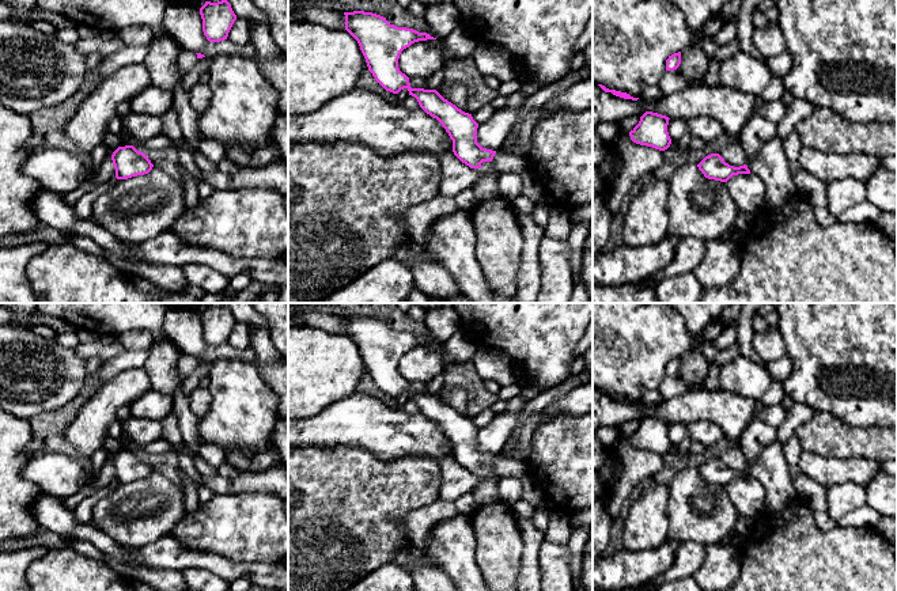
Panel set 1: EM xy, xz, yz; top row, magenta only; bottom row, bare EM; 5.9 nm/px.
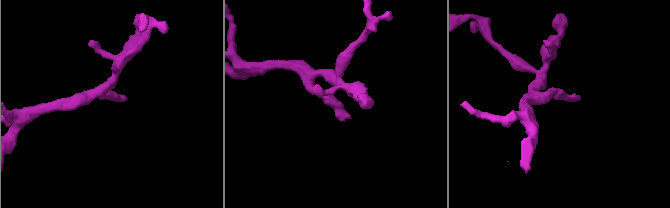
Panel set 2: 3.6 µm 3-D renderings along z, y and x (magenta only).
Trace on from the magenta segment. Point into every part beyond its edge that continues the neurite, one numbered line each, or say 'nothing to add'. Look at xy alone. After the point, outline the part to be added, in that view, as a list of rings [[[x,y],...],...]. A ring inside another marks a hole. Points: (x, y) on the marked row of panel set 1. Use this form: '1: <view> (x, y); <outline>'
nothing to add

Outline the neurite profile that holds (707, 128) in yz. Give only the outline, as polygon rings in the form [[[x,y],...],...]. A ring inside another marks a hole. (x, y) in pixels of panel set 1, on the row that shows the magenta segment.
[[[709,115],[688,118],[688,128],[693,137],[699,137],[704,143],[718,139],[724,132],[722,124]]]

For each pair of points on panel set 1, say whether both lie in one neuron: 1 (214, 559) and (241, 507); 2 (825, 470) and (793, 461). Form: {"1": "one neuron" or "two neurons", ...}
{"1": "two neurons", "2": "two neurons"}

